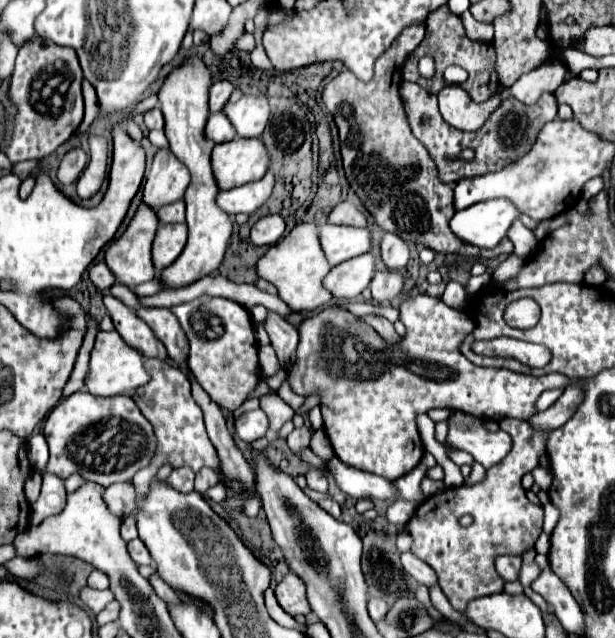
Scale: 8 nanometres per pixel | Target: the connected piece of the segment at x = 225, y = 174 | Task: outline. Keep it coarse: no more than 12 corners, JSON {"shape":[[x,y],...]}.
{"shape":[[259,138],[211,152],[219,190],[263,178],[269,154]]}

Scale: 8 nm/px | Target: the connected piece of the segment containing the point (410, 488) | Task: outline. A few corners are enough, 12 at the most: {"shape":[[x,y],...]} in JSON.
{"shape":[[419,464],[395,480],[403,500],[421,498],[427,466]]}

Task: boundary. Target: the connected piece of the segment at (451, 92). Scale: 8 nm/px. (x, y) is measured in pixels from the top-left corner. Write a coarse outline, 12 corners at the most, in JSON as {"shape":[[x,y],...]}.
{"shape":[[461,86],[439,92],[441,116],[473,132],[501,104],[499,86],[491,100],[477,104]]}

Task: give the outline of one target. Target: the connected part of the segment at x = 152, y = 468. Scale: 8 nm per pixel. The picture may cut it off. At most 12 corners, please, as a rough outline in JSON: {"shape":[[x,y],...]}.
{"shape":[[155,358],[133,400],[157,452],[133,476],[139,500],[165,464],[219,470],[187,374]]}

